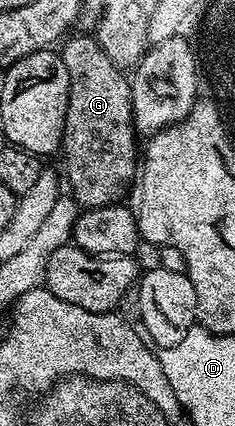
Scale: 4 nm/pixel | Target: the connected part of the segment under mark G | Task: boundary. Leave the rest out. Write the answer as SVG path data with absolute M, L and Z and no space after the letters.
M79 34L83 36L68 35L66 39L62 41L63 48L61 47L61 55L65 62L65 70L69 74L71 79L71 85L69 86L69 106L67 107L67 113L65 114L65 130L63 131L63 142L61 145L61 157L63 156L63 164L67 167L67 180L65 176L65 184L69 189L70 195L80 204L84 209L88 208L100 208L106 204L116 203L120 199L119 196L127 188L127 183L134 181L137 176L137 152L135 156L135 139L137 139L137 133L135 131L135 123L133 122L133 106L131 105L131 86L128 77L124 75L121 69L110 60L105 50L96 40L96 37L91 34Z

